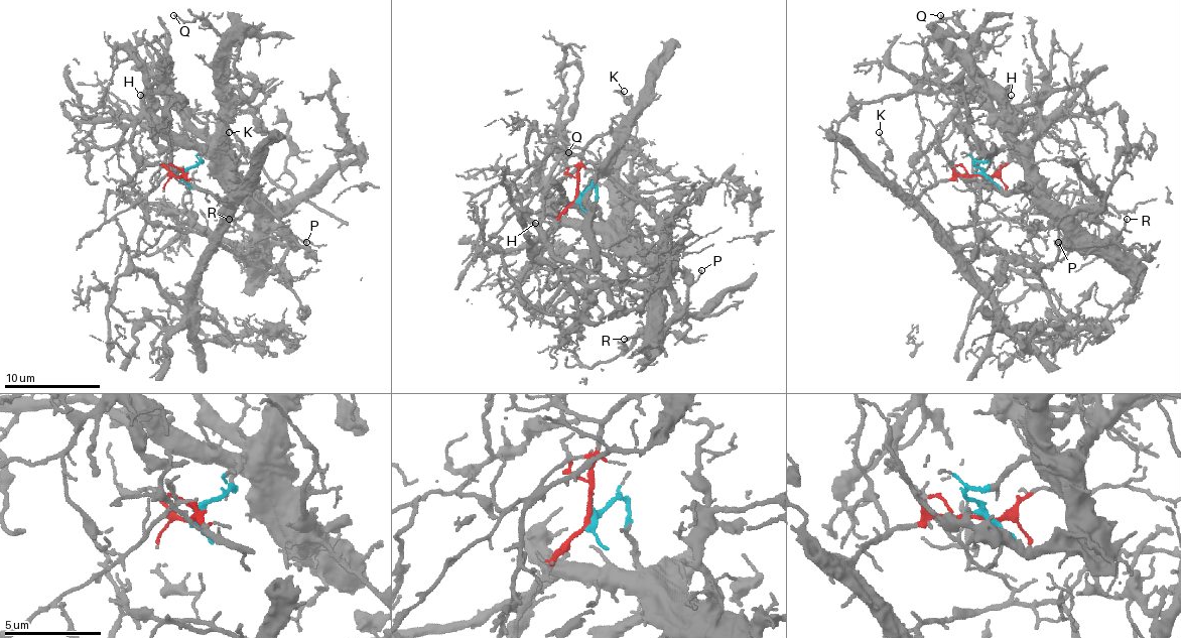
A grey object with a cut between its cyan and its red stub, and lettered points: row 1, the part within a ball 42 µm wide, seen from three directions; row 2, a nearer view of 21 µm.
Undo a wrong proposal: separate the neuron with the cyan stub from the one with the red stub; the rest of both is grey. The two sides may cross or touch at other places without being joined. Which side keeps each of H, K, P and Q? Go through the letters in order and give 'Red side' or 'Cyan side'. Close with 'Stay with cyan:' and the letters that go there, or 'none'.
H: Cyan side
K: Red side
P: Red side
Q: Cyan side
Stay with cyan: H, Q

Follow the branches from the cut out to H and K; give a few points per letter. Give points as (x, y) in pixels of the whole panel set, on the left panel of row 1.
H: (182, 176), (200, 162), (204, 147), (173, 135), (149, 112), (139, 95)
K: (182, 176), (207, 193), (231, 198), (243, 181), (228, 133)

